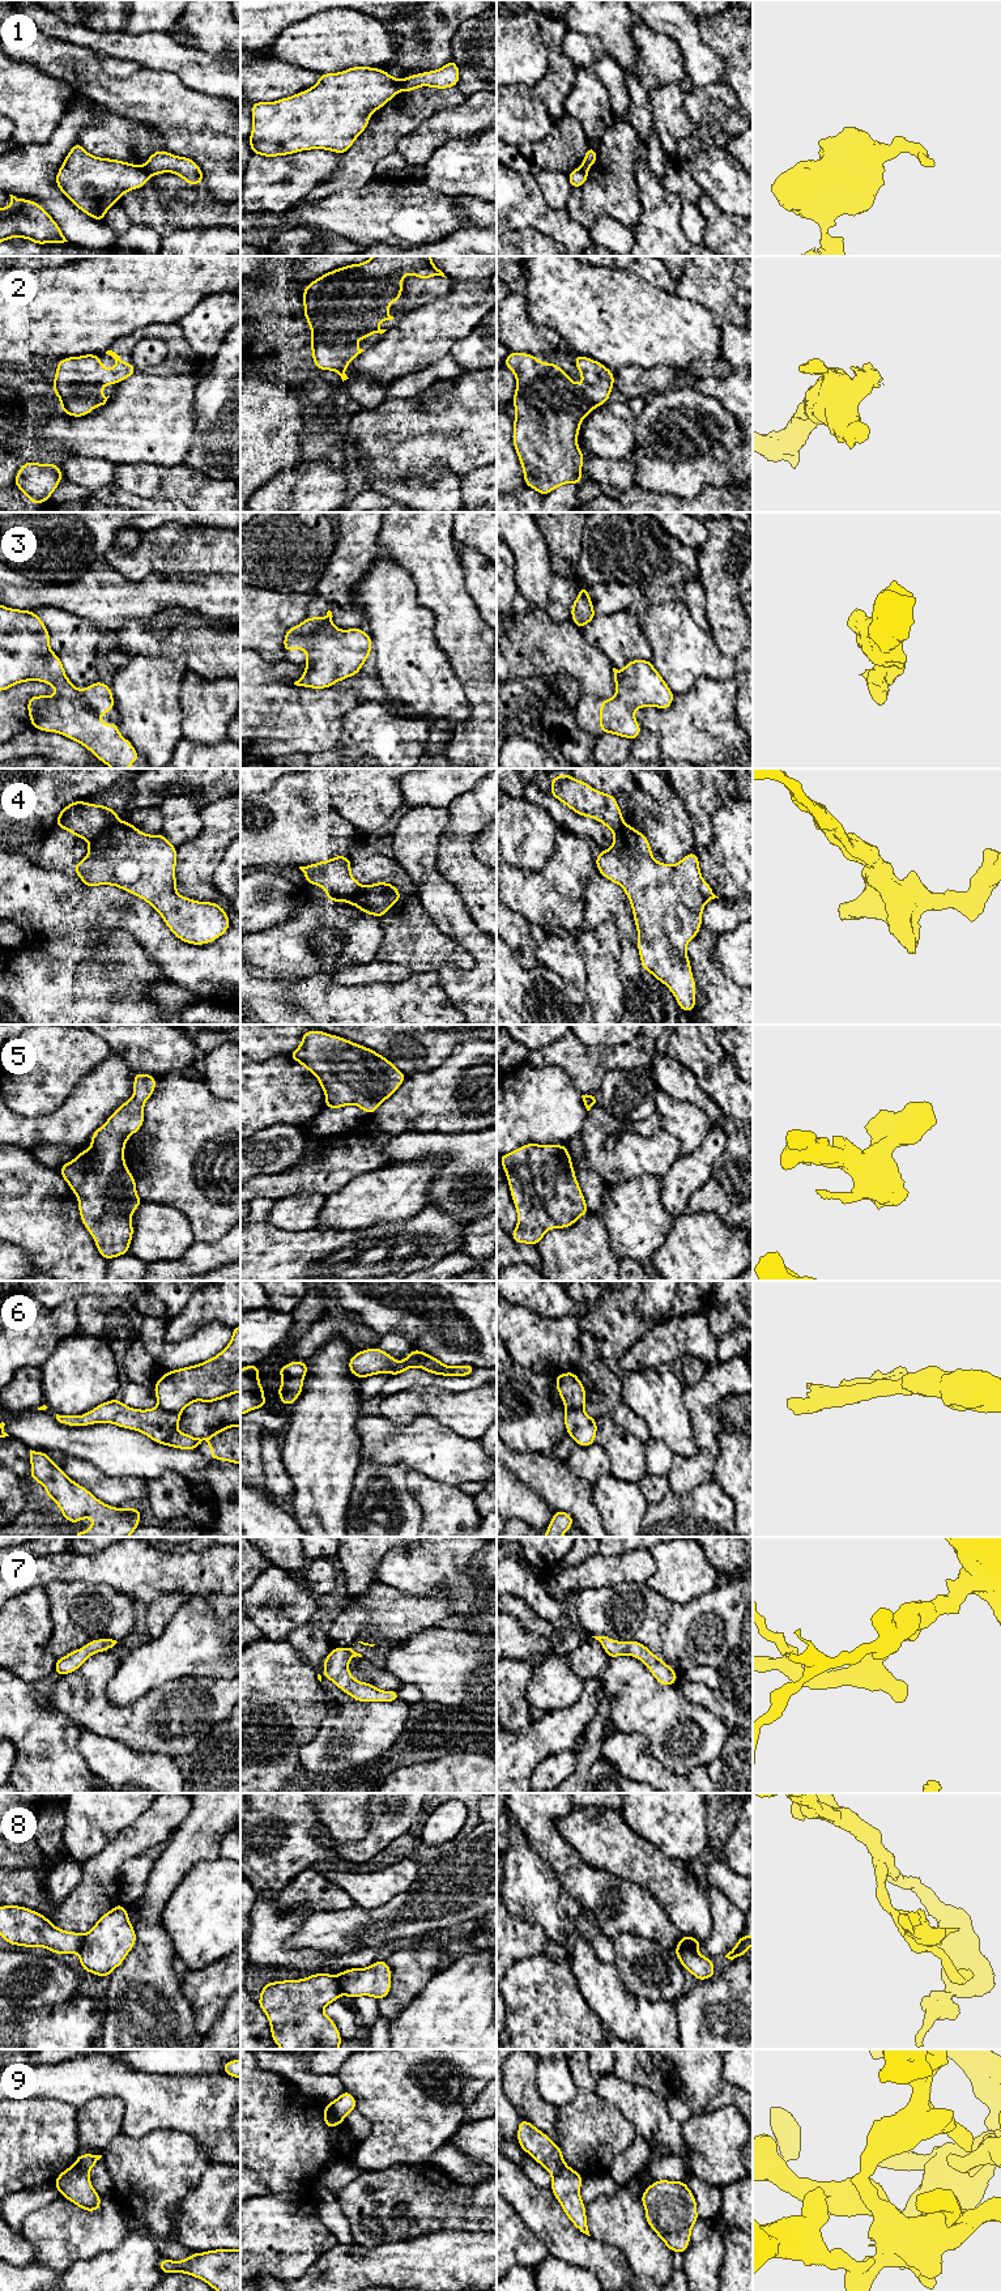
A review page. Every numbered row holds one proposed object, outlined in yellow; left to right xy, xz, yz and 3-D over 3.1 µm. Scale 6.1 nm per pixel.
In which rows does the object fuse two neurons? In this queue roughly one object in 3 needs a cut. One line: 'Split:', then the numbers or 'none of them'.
Split: 1, 4, 6, 9

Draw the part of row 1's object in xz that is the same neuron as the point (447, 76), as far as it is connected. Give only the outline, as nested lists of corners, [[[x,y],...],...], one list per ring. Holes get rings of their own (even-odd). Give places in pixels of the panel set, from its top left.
[[[451,59],[444,67],[436,71],[421,72],[418,74],[405,77],[401,82],[400,91],[413,91],[421,86],[447,89],[456,86],[459,80],[459,67],[455,60]]]

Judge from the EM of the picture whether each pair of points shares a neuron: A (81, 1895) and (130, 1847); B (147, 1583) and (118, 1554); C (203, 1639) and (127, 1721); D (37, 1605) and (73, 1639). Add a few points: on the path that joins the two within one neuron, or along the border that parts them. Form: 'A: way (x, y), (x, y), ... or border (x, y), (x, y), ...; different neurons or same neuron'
A: way (92, 1882), (116, 1856); same neuron
B: way (140, 1576), (124, 1561); same neuron
C: border (190, 1674), (169, 1680), (149, 1690), (135, 1702); different neurons
D: border (45, 1589), (51, 1618), (47, 1649); different neurons

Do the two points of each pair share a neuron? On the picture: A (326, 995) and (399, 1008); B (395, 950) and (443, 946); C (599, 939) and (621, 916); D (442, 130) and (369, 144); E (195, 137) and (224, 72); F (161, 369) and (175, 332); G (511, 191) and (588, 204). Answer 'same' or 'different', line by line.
A: same
B: same
C: different
D: different
E: different
F: same
G: different

